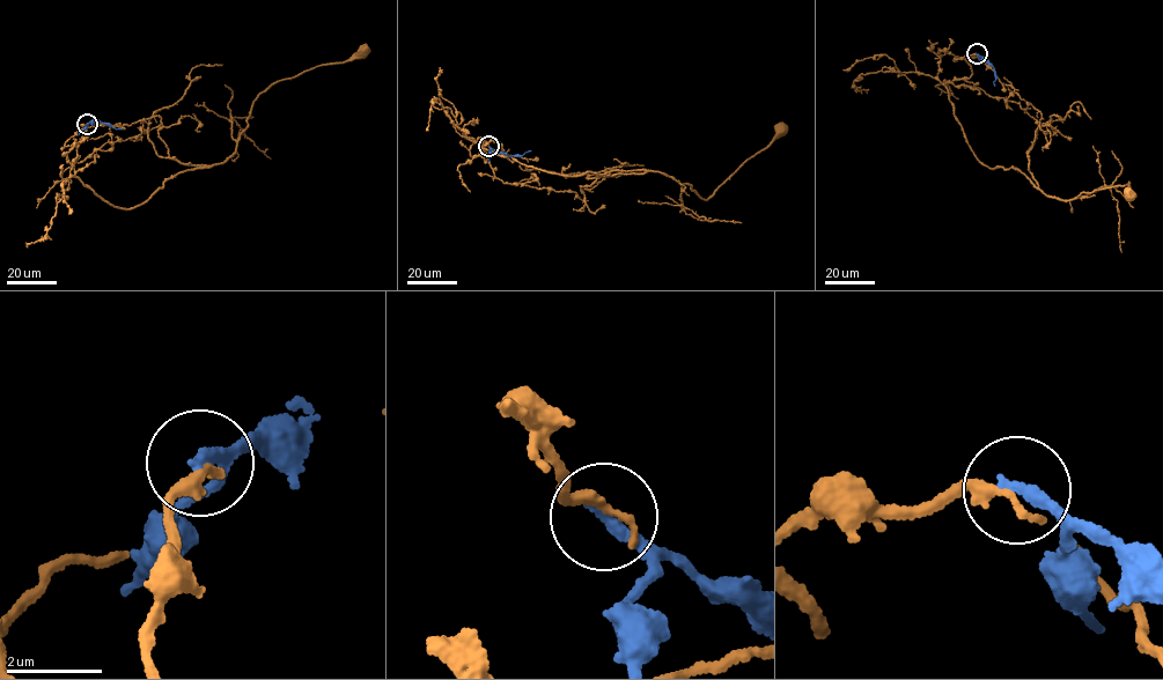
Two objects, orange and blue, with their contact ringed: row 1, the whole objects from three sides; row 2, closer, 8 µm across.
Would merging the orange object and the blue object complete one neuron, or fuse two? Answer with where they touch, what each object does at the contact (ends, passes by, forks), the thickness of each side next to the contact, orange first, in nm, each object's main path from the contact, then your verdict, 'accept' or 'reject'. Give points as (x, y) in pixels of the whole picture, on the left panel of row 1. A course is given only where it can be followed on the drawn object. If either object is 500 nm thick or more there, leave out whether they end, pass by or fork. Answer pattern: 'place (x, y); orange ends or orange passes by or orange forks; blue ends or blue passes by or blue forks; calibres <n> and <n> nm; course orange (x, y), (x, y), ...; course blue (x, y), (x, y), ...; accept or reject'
place (87, 124); orange ends; blue ends; calibres 280 and 280 nm; course orange (87, 124), (76, 177), (111, 205), (134, 207), (178, 174), (227, 161), (267, 88), (363, 54); course blue (87, 124), (107, 123), (122, 130); reject

